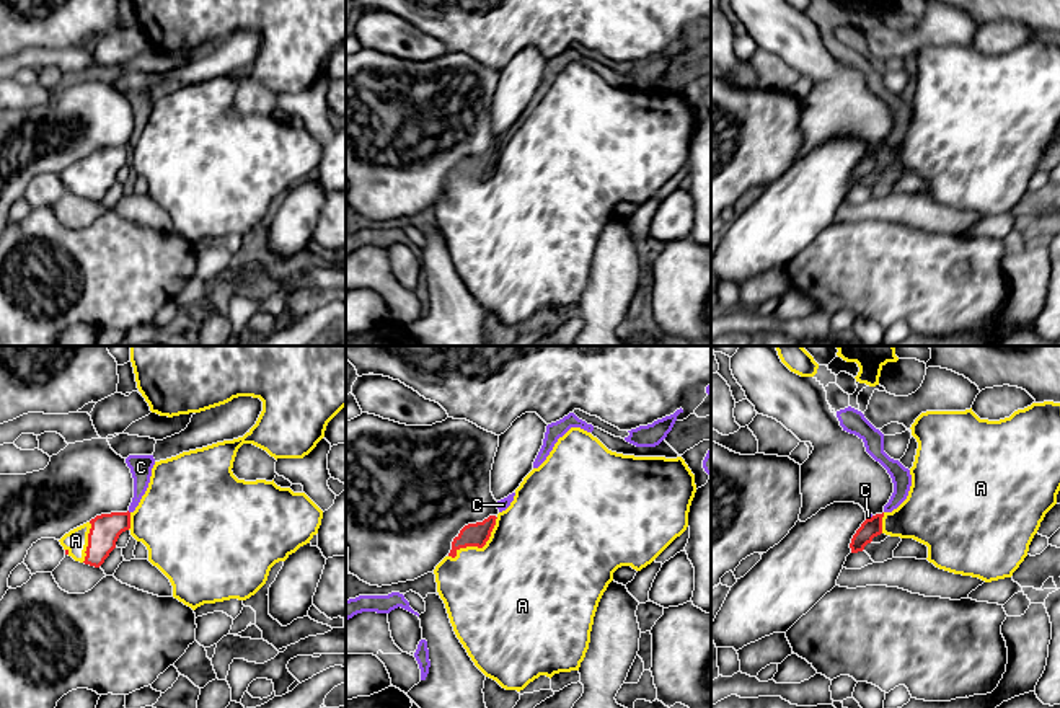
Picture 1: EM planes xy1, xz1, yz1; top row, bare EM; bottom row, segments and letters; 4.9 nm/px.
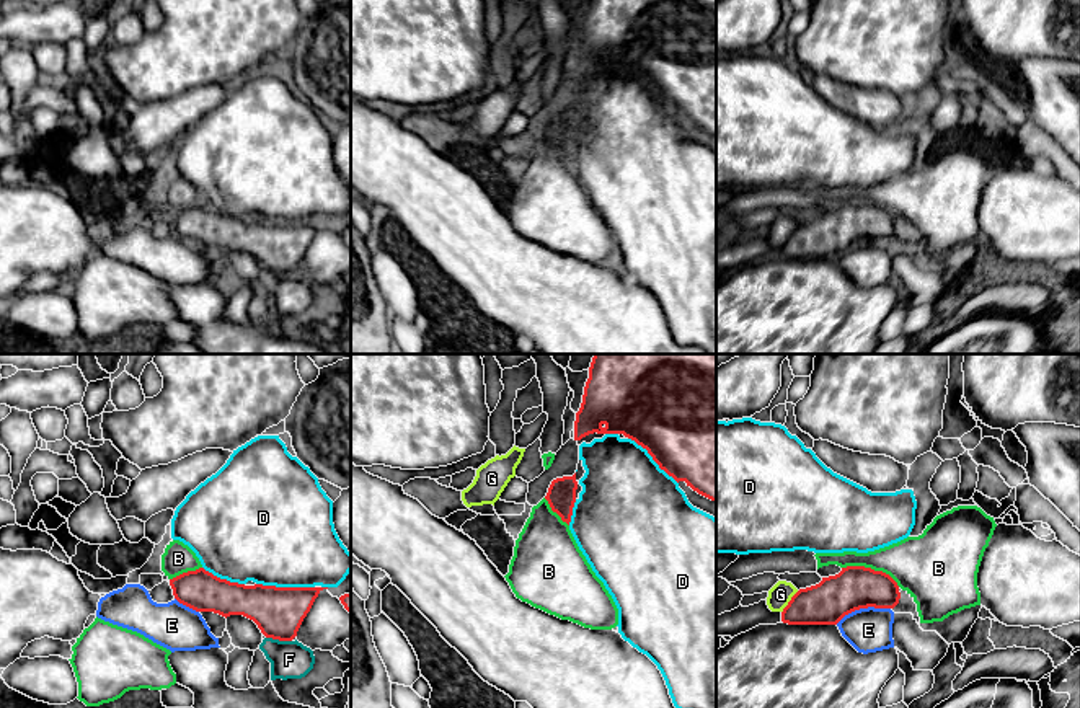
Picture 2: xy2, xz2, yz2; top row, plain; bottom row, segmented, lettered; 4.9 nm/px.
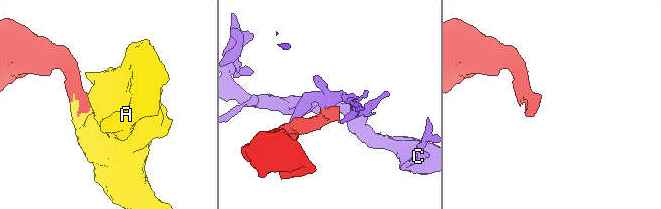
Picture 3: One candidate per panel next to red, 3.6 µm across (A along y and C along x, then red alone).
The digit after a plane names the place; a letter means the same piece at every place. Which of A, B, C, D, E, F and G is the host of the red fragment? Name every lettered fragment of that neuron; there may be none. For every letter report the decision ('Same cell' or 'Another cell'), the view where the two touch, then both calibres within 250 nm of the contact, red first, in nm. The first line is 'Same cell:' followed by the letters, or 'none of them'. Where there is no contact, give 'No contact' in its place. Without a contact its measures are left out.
Same cell: A
A: Same cell. Touches red in xz1. Thickness 110 nm (red) against 480 nm
B: Another cell. Touches red in yz2. Thickness 220 nm (red) against 280 nm
C: Another cell. Touches red in yz1. Thickness 100 nm (red) against 30 nm
D: Another cell. Touches red in xy2. Thickness 240 nm (red) against 480 nm
E: Another cell. Touches red in yz2. Thickness 220 nm (red) against 220 nm
F: Another cell. Touches red in xy2. Thickness 240 nm (red) against 190 nm
G: Another cell. Touches red in yz2. Thickness 220 nm (red) against 110 nm

